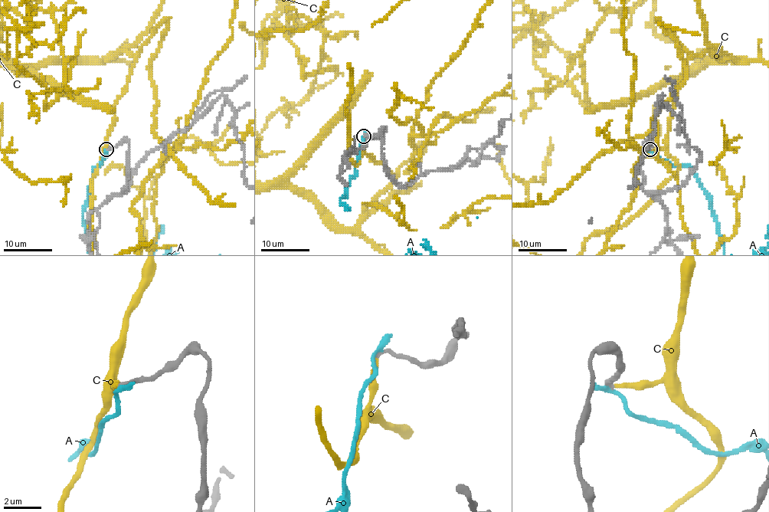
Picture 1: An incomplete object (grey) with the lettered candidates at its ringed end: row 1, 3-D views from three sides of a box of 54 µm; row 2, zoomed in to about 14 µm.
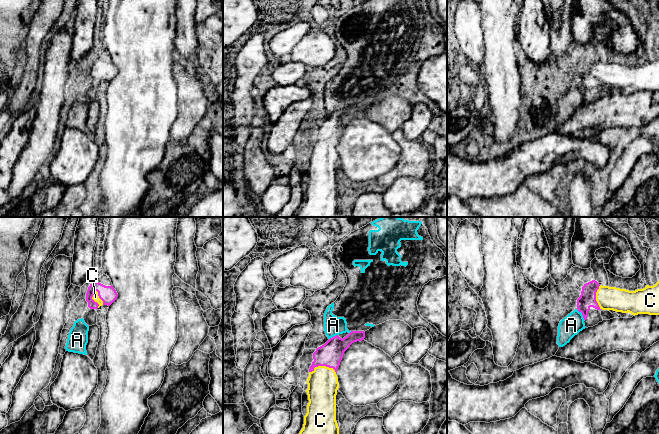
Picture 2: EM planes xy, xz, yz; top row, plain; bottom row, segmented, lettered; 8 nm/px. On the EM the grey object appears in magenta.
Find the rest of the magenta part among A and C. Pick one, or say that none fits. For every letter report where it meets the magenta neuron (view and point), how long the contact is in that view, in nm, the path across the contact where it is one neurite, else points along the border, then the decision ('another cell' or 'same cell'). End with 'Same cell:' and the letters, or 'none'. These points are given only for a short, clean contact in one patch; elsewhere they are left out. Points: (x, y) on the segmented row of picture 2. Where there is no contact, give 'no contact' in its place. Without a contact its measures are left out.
A: meets magenta in yz at (582, 314); contact 110 nm long; another cell
C: meets magenta in xy at (92, 299); contact 150 nm long; runs through xy (107, 294), (95, 291), (92, 299), (95, 297); same cell
Same cell: C

